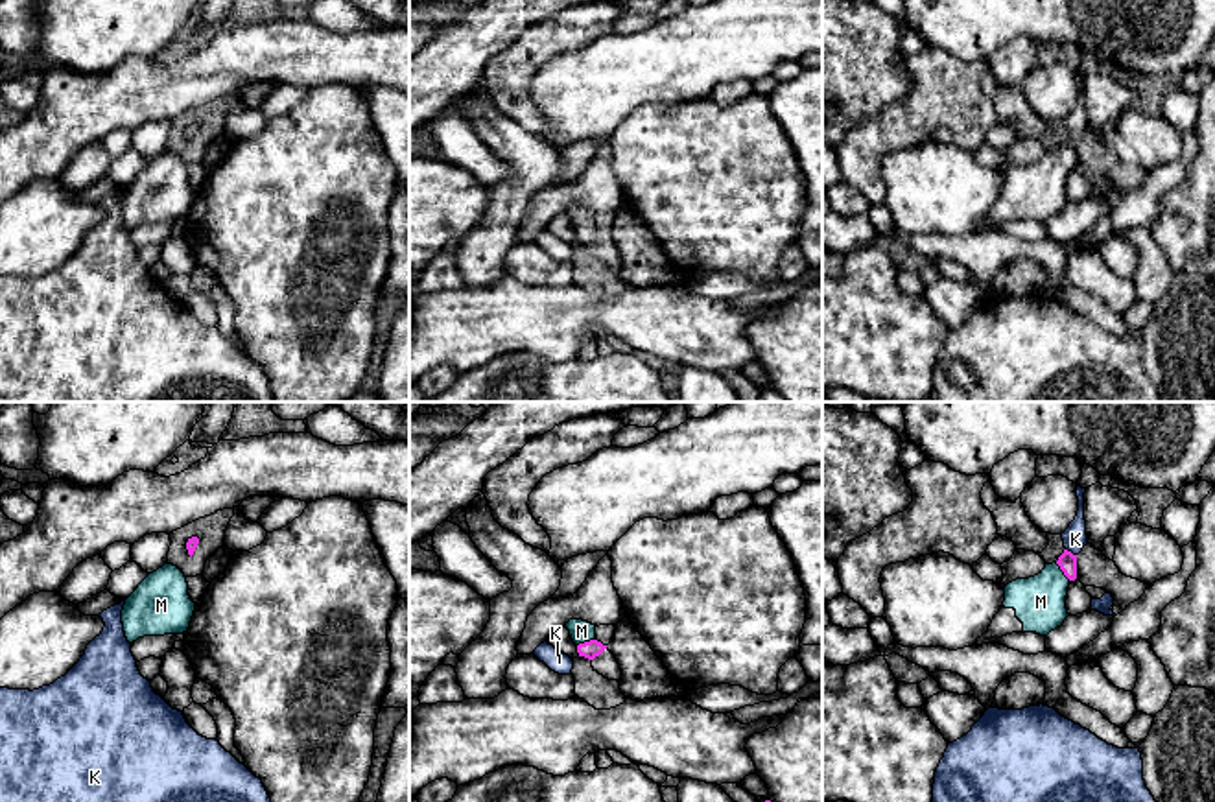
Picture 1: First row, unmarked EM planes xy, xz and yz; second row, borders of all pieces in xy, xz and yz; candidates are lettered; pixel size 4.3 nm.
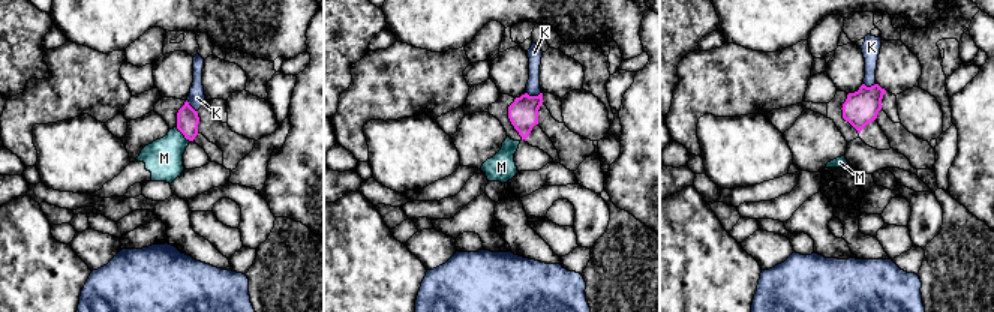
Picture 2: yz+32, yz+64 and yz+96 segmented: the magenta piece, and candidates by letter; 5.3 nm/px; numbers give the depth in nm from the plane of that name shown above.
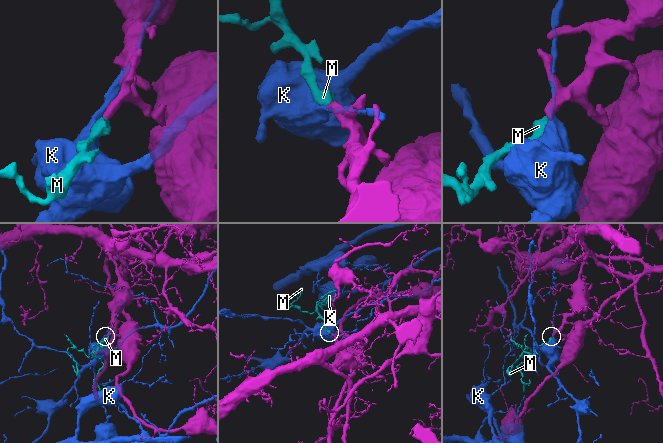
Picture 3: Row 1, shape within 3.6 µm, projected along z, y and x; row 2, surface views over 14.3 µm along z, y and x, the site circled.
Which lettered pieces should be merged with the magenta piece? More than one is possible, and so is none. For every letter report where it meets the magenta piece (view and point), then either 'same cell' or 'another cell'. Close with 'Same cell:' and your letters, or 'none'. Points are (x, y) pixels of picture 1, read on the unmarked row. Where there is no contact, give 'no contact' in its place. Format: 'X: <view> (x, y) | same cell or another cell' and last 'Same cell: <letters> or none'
K: yz (1070, 139) | another cell
M: xz (585, 229) | same cell
Same cell: M

